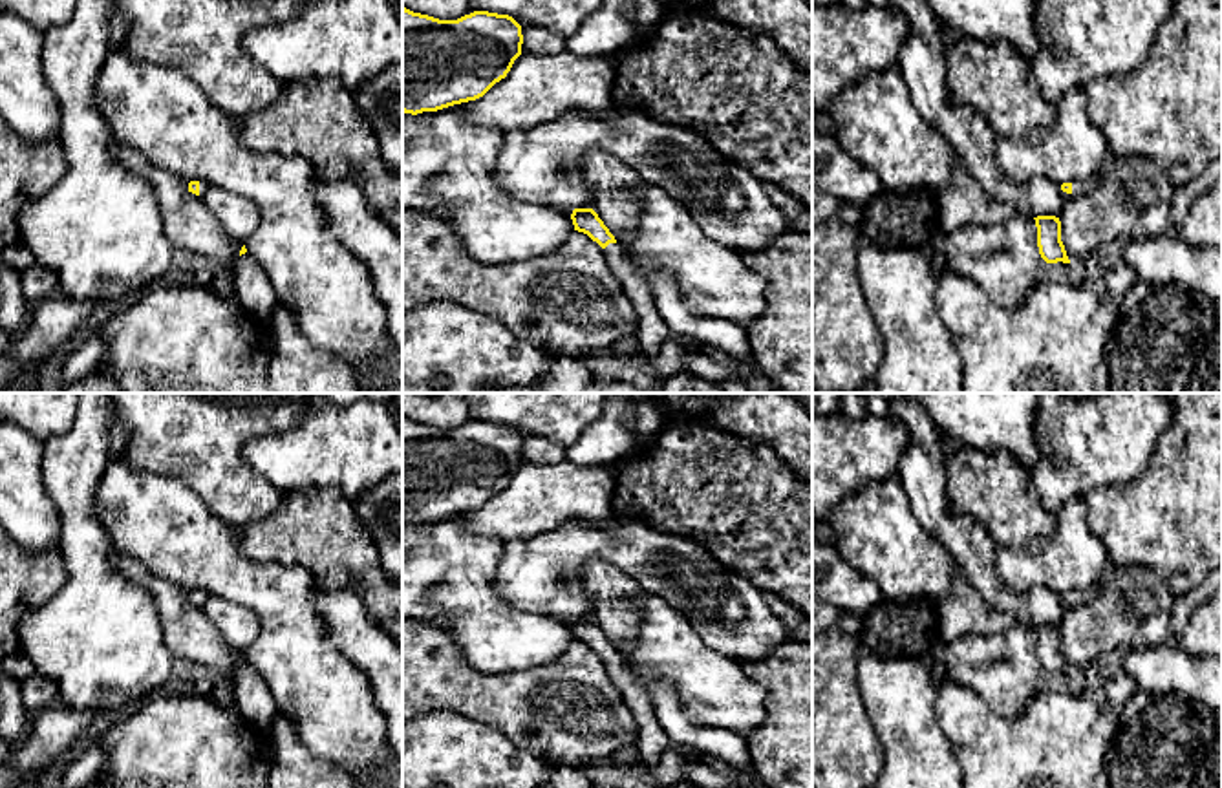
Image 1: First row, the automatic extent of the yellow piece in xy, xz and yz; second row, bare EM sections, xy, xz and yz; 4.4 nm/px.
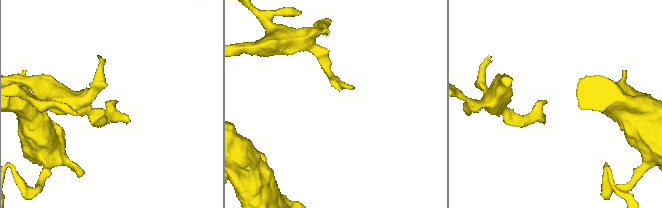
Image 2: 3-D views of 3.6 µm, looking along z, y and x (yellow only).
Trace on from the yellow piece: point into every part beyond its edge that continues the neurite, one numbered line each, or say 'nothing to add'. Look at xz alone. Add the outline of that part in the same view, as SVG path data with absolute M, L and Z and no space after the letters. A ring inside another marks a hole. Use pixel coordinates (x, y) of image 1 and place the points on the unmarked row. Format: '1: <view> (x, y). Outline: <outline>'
1: xz (652, 741). Outline: M609 653L604 662L613 684L618 687L622 698L627 702L635 715L638 726L635 742L638 748L638 757L648 766L657 766L660 753L670 746L670 740L657 722L649 695L637 682L633 671L626 666L618 653Z

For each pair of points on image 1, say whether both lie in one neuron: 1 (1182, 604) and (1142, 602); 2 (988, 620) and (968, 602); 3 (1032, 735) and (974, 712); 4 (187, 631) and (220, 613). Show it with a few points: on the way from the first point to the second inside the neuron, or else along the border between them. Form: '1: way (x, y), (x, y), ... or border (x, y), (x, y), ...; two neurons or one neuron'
1: border (1177, 596), (1171, 607), (1169, 638); two neurons
2: way (983, 617), (974, 607); one neuron
3: way (1018, 735), (997, 735), (988, 726); one neuron
4: border (198, 606), (218, 633), (238, 649); two neurons

